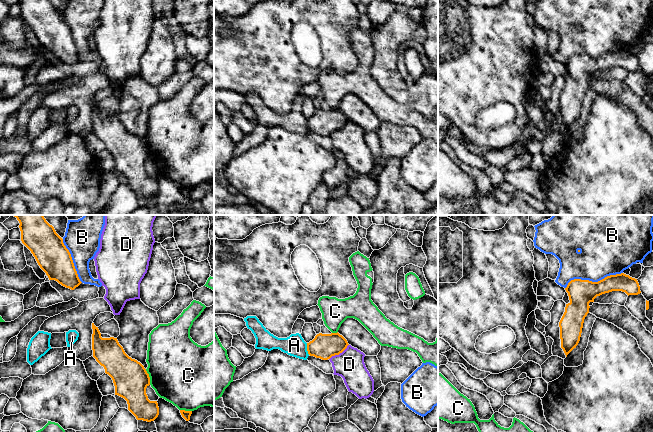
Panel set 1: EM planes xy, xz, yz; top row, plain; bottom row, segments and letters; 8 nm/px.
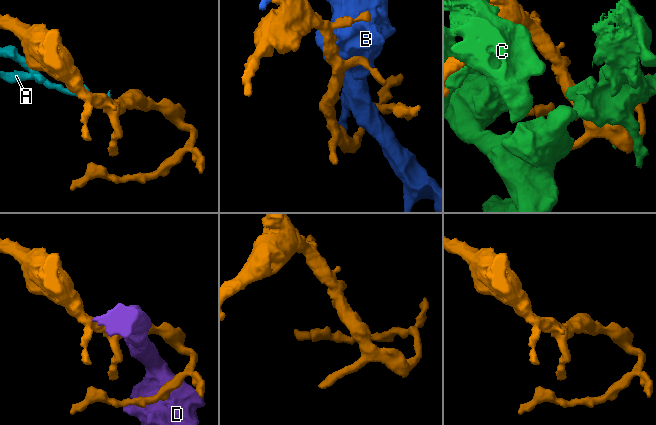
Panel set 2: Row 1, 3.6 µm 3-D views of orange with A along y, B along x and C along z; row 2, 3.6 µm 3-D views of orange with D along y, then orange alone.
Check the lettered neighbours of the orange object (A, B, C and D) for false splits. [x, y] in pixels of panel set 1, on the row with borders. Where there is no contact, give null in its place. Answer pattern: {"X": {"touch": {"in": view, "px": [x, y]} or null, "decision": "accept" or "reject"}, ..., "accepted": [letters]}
{"A": {"touch": {"in": "xz", "px": [307, 349]}, "decision": "reject"}, "B": {"touch": {"in": "yz", "px": [591, 281]}, "decision": "reject"}, "C": {"touch": {"in": "xy", "px": [149, 377]}, "decision": "reject"}, "D": {"touch": {"in": "xz", "px": [339, 353]}, "decision": "reject"}, "accepted": []}

